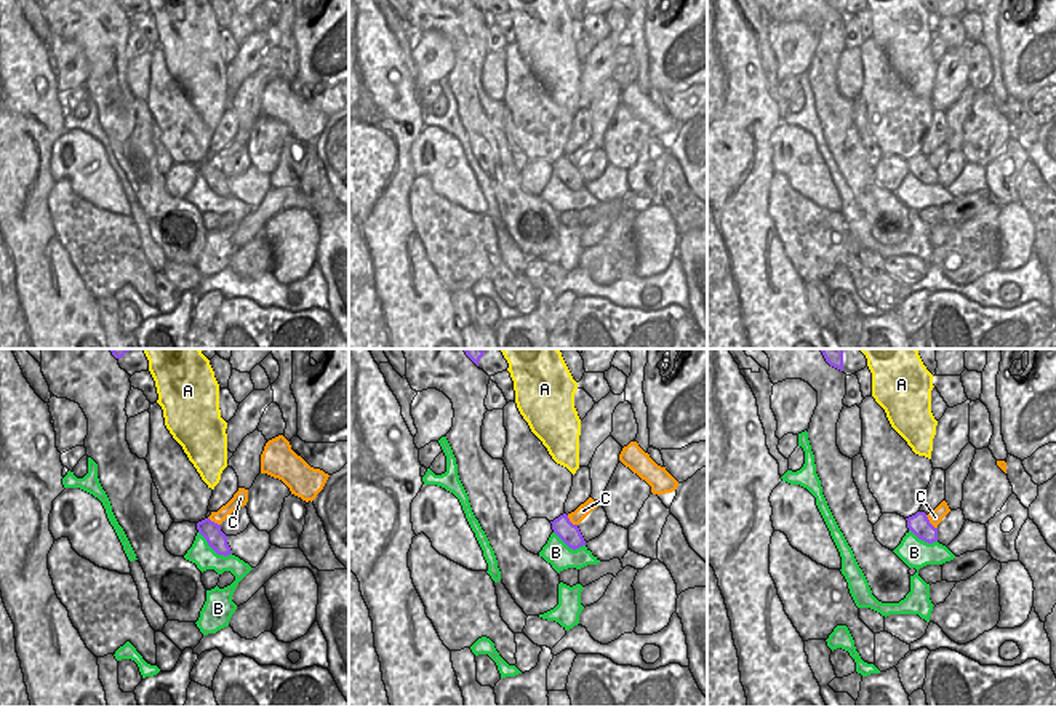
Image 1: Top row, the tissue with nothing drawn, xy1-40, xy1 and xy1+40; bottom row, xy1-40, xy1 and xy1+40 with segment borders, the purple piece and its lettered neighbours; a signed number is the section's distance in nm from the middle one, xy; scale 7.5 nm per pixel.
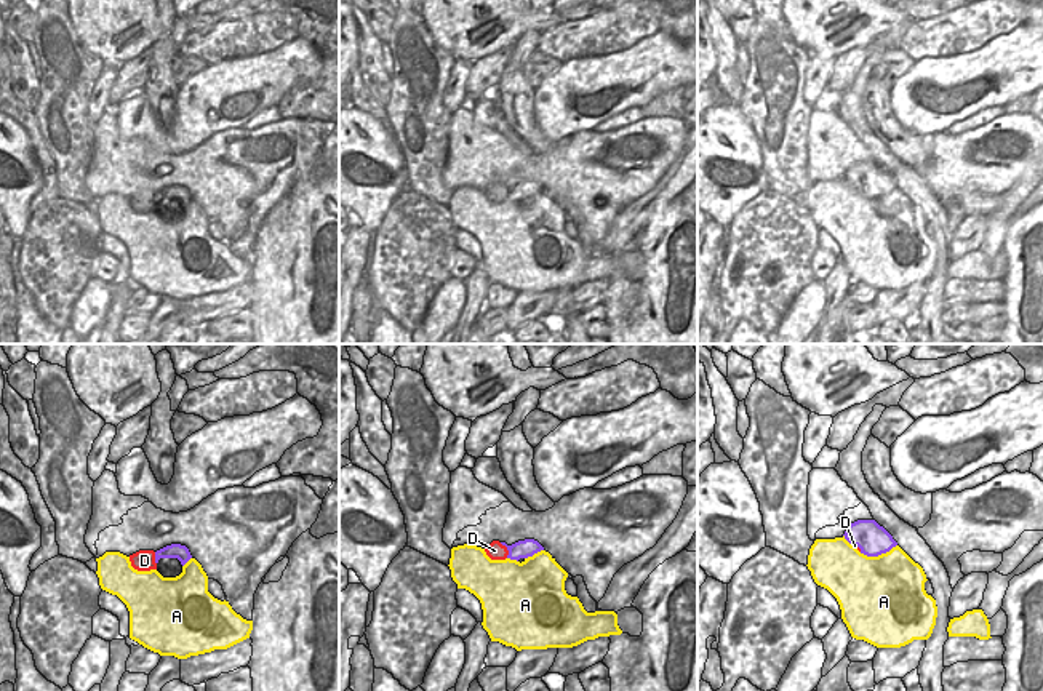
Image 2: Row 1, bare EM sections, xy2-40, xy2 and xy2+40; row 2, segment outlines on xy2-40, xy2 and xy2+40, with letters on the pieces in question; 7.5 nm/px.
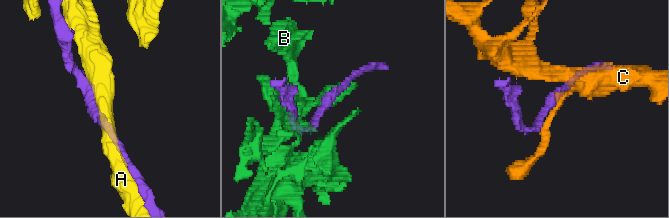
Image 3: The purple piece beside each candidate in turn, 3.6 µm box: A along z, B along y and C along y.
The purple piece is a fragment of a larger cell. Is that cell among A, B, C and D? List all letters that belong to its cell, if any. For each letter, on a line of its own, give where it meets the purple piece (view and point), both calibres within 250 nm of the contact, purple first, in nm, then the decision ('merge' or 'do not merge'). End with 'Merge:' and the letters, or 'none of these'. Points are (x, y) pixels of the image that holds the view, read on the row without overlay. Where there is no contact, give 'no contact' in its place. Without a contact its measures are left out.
A: contact xy2+40 (877, 197); calibres 240 and 500 nm; do not merge
B: contact xy1-40 (213, 191); calibres 150 and 170 nm; do not merge
C: contact xy1+40 (928, 163); calibres 160 and 110 nm; do not merge
D: contact xy2 (507, 191); calibres 140 and 140 nm; merge
Merge: D

